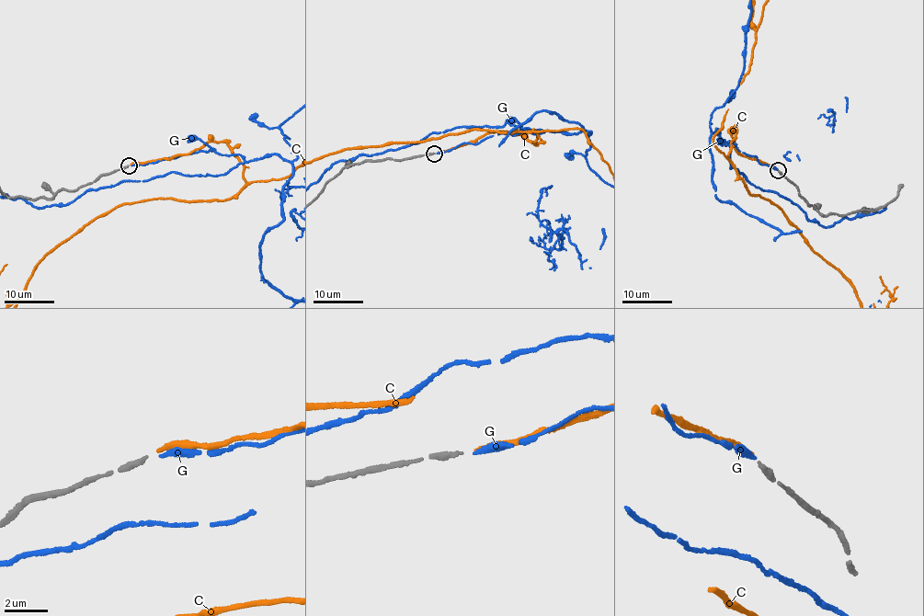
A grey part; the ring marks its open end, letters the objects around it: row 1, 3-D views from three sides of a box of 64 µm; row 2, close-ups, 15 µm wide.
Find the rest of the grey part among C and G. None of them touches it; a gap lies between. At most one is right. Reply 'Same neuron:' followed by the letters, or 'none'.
Same neuron: C

